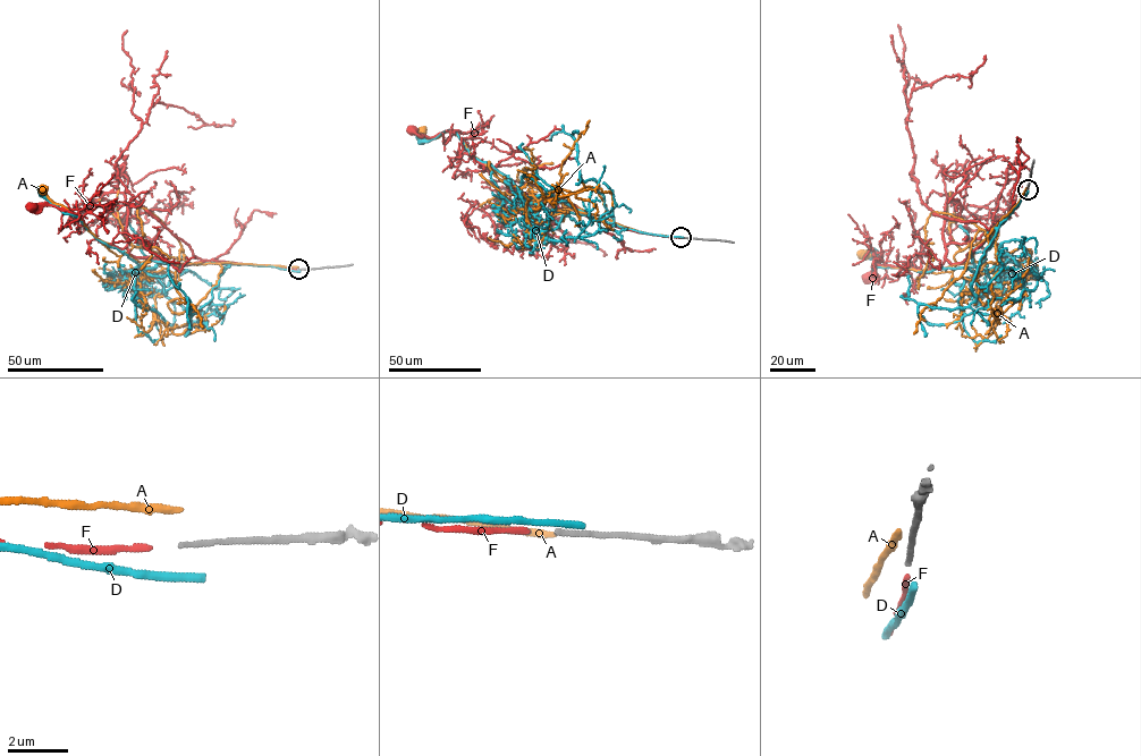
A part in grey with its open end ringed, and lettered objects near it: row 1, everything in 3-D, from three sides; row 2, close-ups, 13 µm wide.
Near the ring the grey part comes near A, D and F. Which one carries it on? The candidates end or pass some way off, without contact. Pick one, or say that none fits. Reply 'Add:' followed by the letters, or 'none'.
Add: F

